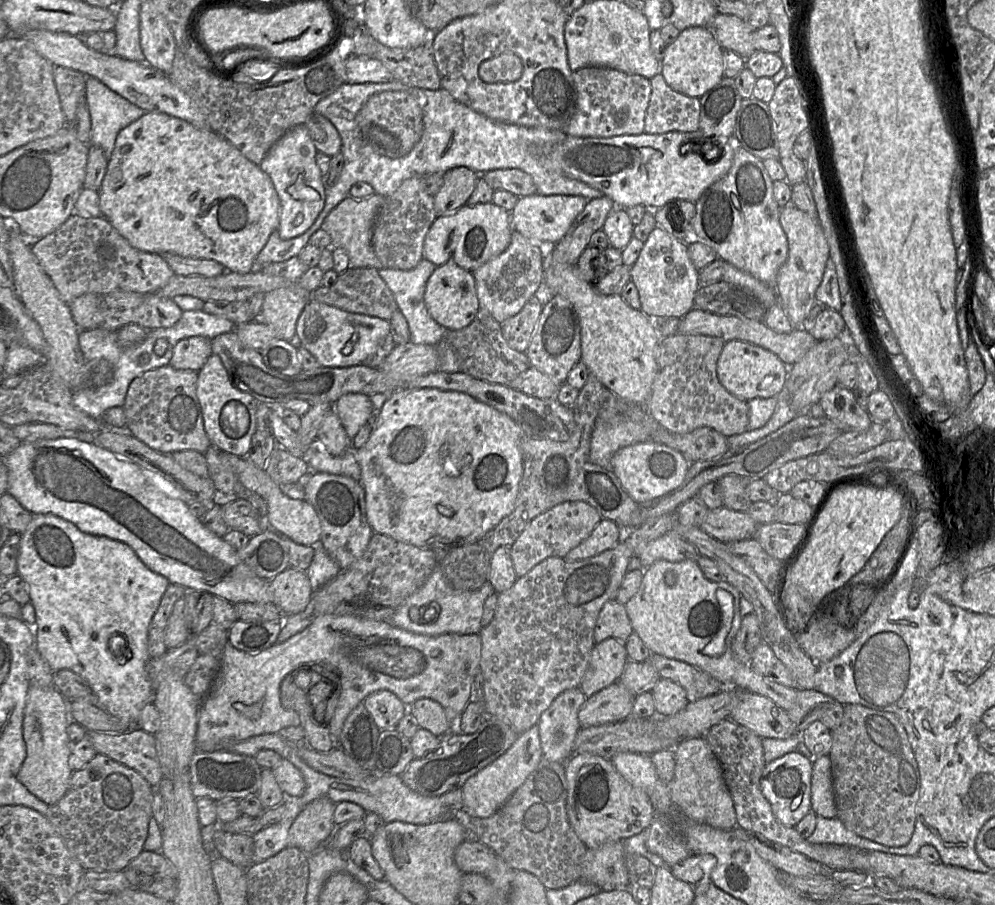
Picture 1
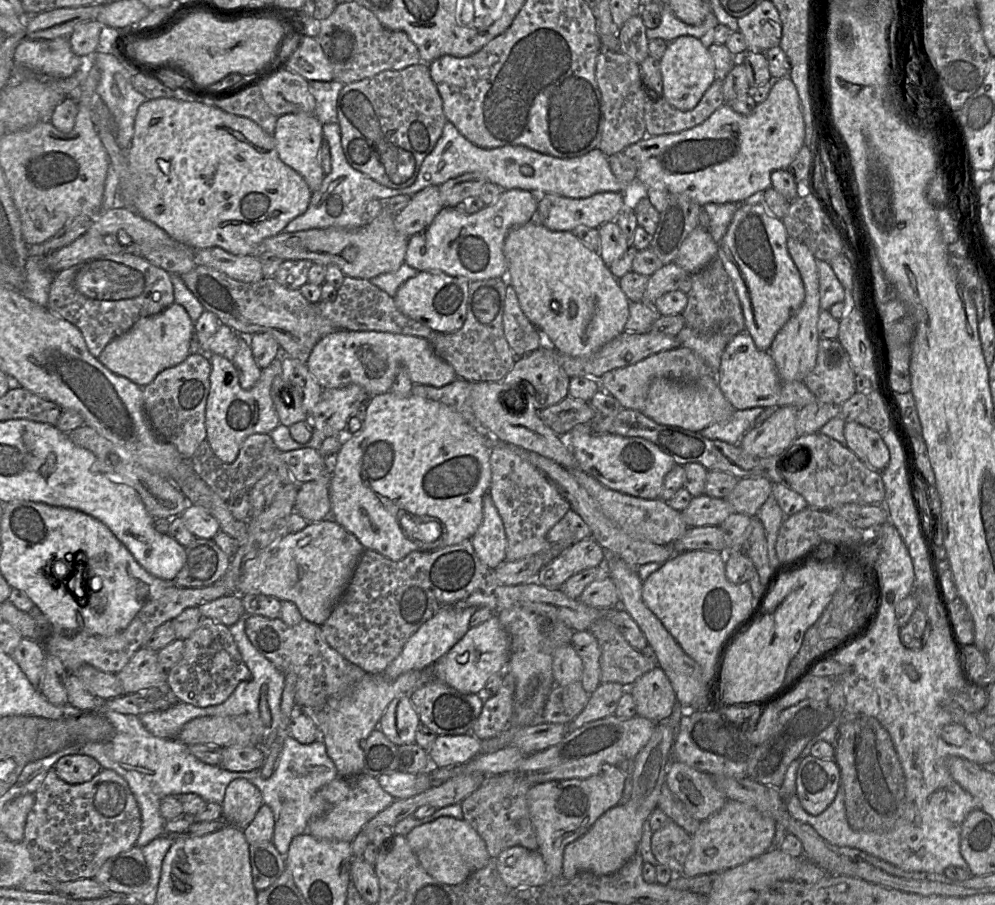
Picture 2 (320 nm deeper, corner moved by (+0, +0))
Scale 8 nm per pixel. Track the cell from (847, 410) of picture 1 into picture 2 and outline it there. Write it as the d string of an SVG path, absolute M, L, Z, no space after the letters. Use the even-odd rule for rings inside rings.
M846 422L844 436L848 449L869 469L882 473L889 463L890 453L877 431L857 422Z

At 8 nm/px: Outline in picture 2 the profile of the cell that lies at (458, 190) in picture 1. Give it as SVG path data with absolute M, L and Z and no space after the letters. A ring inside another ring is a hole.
M439 187L424 188L411 196L407 206L394 216L395 228L409 238L425 230L443 208Z

